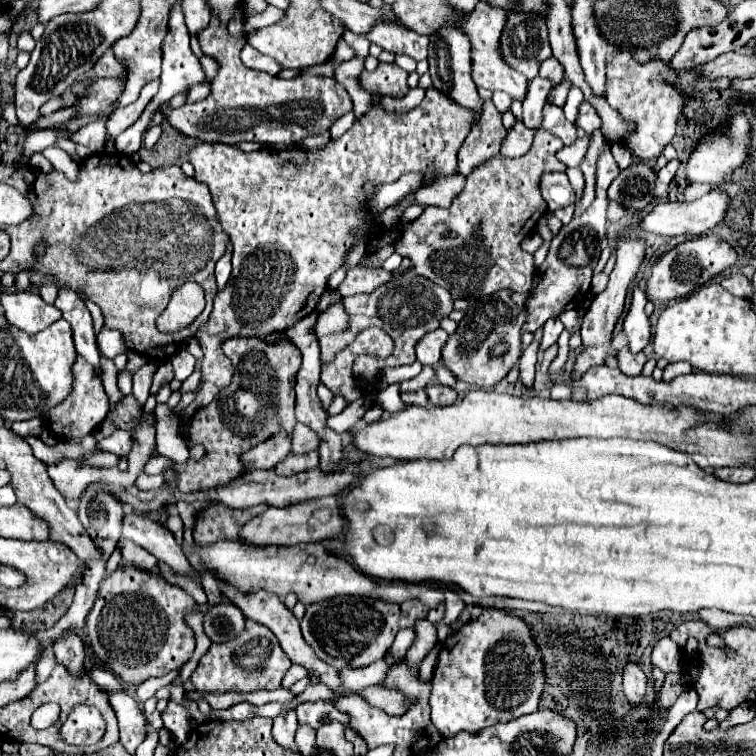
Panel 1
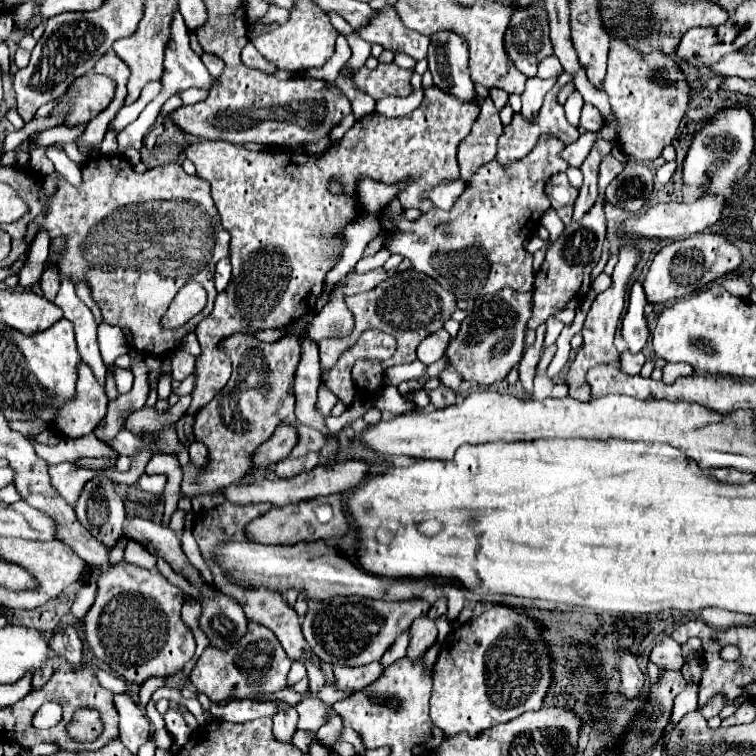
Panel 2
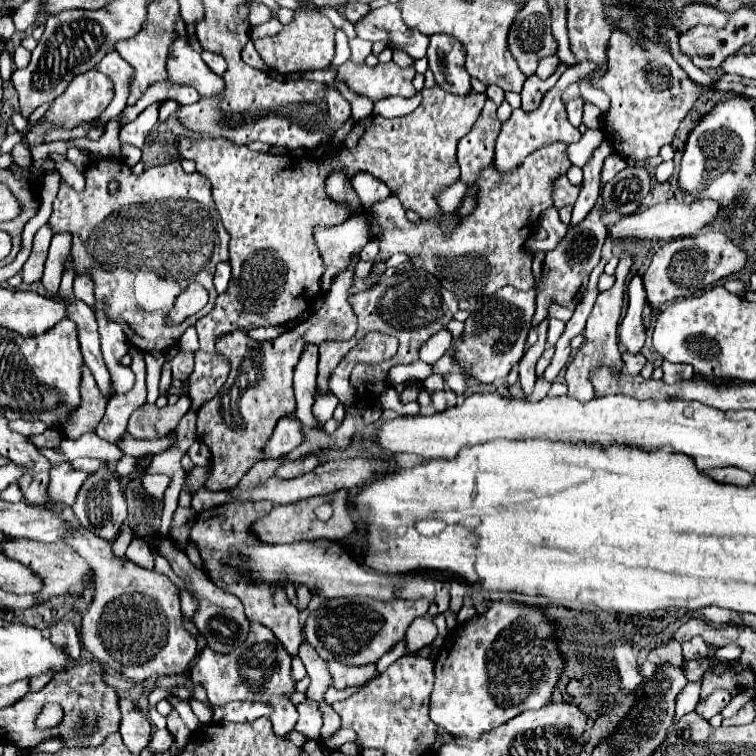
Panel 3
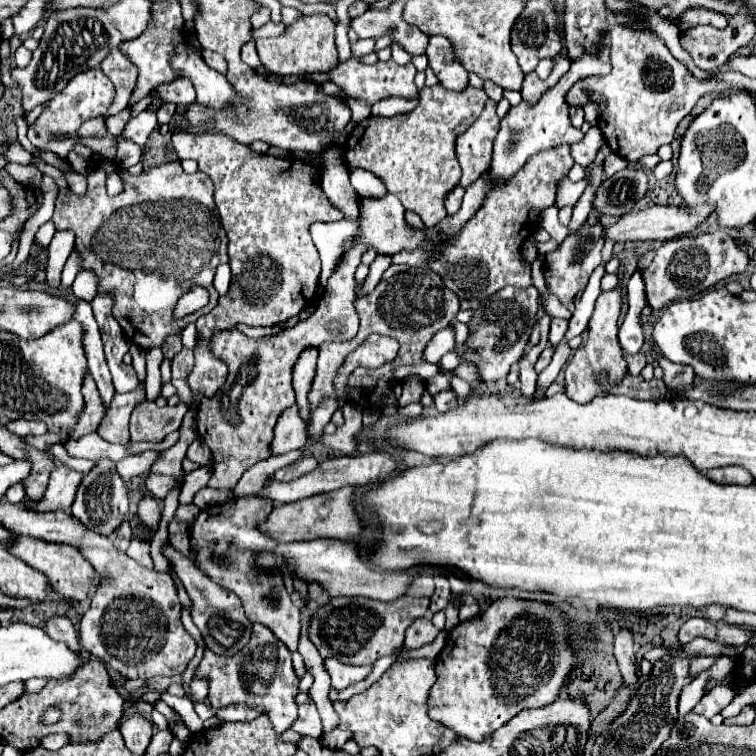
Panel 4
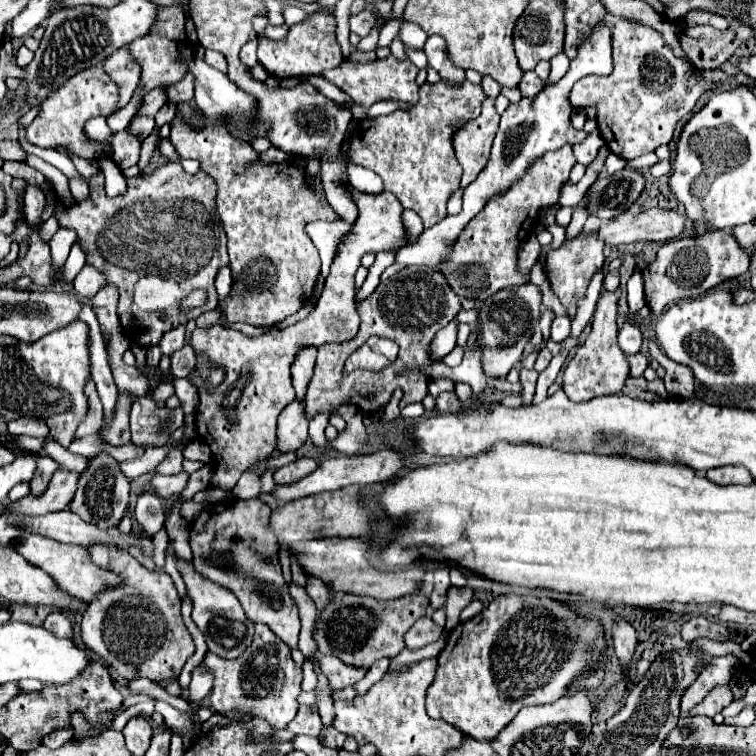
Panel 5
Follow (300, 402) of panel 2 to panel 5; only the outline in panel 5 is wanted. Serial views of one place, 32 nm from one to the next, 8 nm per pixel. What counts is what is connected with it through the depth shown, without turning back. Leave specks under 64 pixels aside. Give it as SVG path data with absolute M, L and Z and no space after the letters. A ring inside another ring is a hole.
M302 346L294 358L294 364L292 364L292 380L294 380L296 396L304 398L308 380L312 376L314 362L316 362L316 346Z

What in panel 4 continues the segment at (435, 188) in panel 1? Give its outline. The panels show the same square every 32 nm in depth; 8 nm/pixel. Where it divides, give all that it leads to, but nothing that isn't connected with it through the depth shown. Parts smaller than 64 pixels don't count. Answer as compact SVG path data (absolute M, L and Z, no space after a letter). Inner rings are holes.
M462 186L454 188L454 190L448 194L448 200L444 202L448 214L456 214L456 212L460 210L460 206L462 206L462 196L464 196L464 188L462 188Z

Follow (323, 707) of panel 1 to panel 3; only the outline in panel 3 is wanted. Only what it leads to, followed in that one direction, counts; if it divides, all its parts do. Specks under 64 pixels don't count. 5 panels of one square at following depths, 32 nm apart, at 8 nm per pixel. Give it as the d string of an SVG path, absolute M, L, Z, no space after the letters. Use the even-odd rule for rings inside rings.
M306 700L306 702L298 704L298 714L300 714L300 718L298 718L294 730L308 738L320 738L322 716L320 716L318 704L314 700Z

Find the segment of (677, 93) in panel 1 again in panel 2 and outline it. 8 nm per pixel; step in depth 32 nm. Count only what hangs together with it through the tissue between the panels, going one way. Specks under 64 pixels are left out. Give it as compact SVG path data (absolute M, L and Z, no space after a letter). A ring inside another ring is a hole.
M614 36L608 54L608 74L602 82L602 90L610 96L610 106L618 124L618 136L614 144L634 162L648 162L660 156L662 148L672 144L680 120L690 108L694 90L684 78L684 72L676 66L674 58L658 48L650 54L642 54L632 48L622 36Z

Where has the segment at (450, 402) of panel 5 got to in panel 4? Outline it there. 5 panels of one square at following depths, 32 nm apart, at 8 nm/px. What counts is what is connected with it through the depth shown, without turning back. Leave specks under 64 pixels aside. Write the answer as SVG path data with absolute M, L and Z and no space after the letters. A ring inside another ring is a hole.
M446 390L434 396L434 406L441 412L447 412L451 409L457 408L458 398L452 390Z

